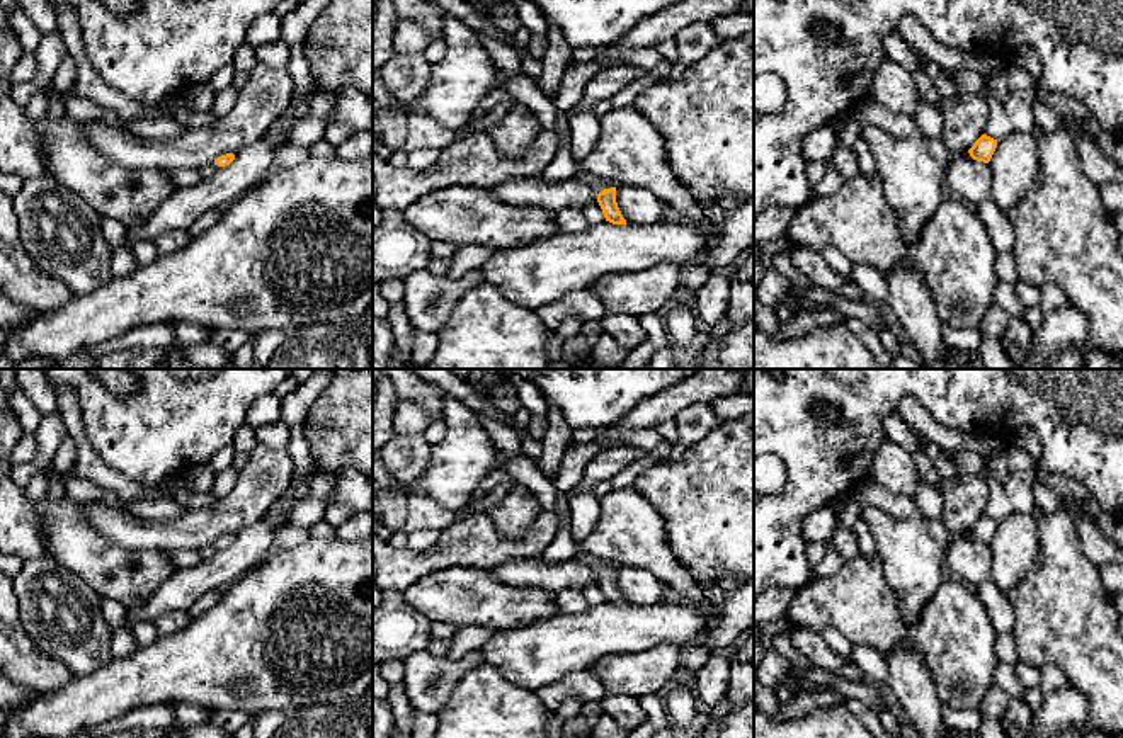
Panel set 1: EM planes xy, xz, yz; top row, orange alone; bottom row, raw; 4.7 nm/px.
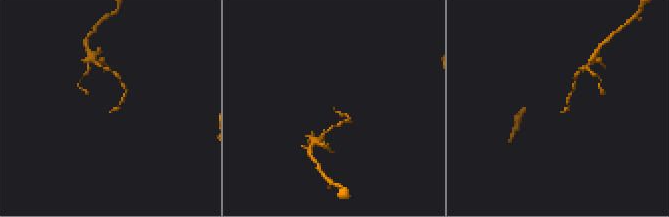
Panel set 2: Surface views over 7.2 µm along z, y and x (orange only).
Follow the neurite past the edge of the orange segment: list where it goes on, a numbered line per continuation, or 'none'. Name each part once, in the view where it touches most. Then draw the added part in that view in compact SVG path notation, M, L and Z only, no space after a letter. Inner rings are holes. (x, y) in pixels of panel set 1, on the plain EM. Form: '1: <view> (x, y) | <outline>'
1: xz (598, 565) | M577 546L575 559L590 566L597 575L602 573L604 570L614 568L613 563L609 563L602 558L597 558L594 554L580 549L579 546Z

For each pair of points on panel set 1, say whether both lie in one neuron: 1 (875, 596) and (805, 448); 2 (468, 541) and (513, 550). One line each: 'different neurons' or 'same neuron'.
1: different neurons
2: same neuron

